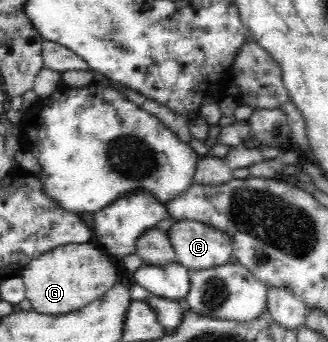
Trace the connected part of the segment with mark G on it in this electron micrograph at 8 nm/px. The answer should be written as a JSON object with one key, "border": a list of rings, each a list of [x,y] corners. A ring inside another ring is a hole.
{"border":[[[68,244],[57,246],[42,254],[19,273],[26,288],[26,299],[40,314],[66,314],[82,309],[99,300],[118,280],[118,270],[100,246],[94,244]]]}

